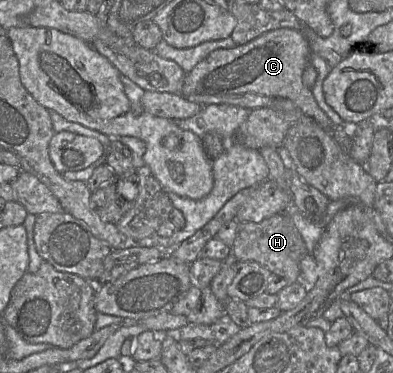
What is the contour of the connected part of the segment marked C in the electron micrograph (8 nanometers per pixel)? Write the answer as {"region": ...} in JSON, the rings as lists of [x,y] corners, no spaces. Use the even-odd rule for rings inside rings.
{"region":[[[291,28],[275,29],[235,48],[211,52],[186,73],[182,96],[201,106],[223,104],[223,97],[243,94],[290,99],[304,115],[330,132],[334,126],[316,103],[311,89],[302,81],[310,55],[310,46],[302,31]]]}

